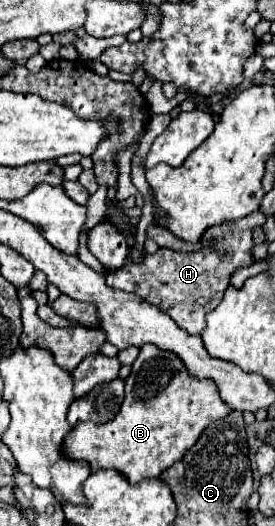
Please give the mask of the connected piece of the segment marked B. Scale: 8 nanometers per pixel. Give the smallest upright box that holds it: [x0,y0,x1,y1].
[64,343,232,483]

